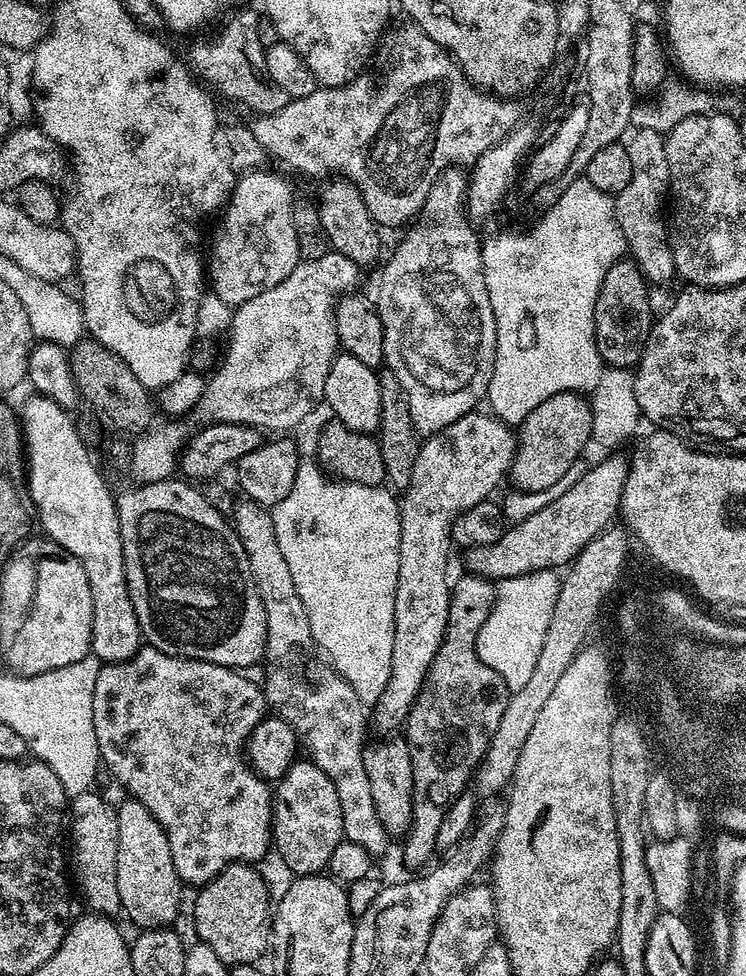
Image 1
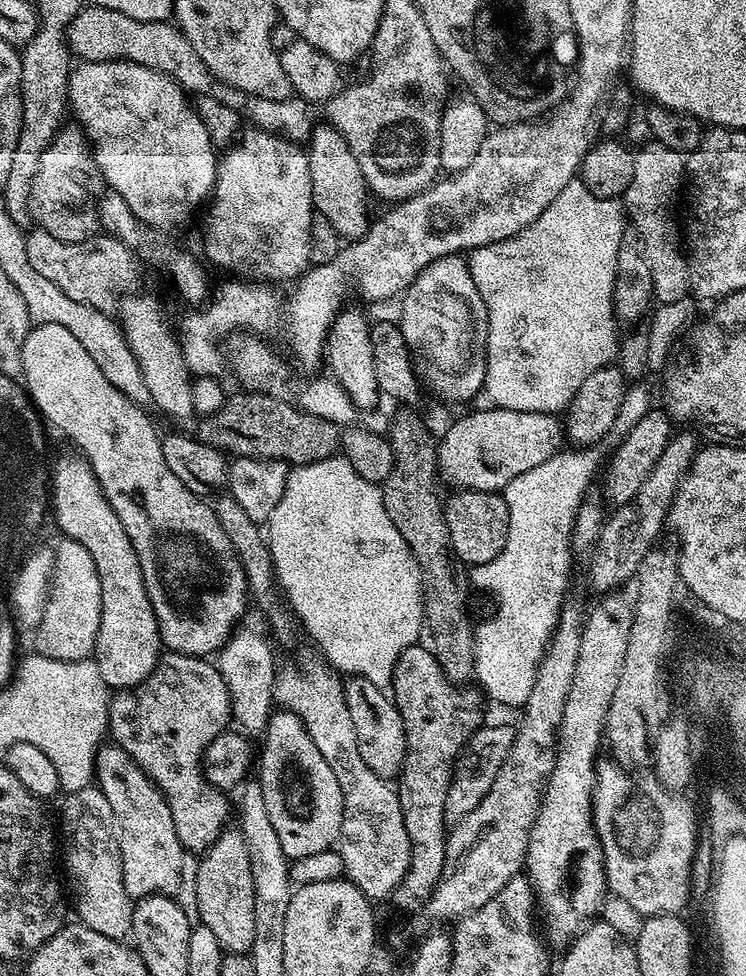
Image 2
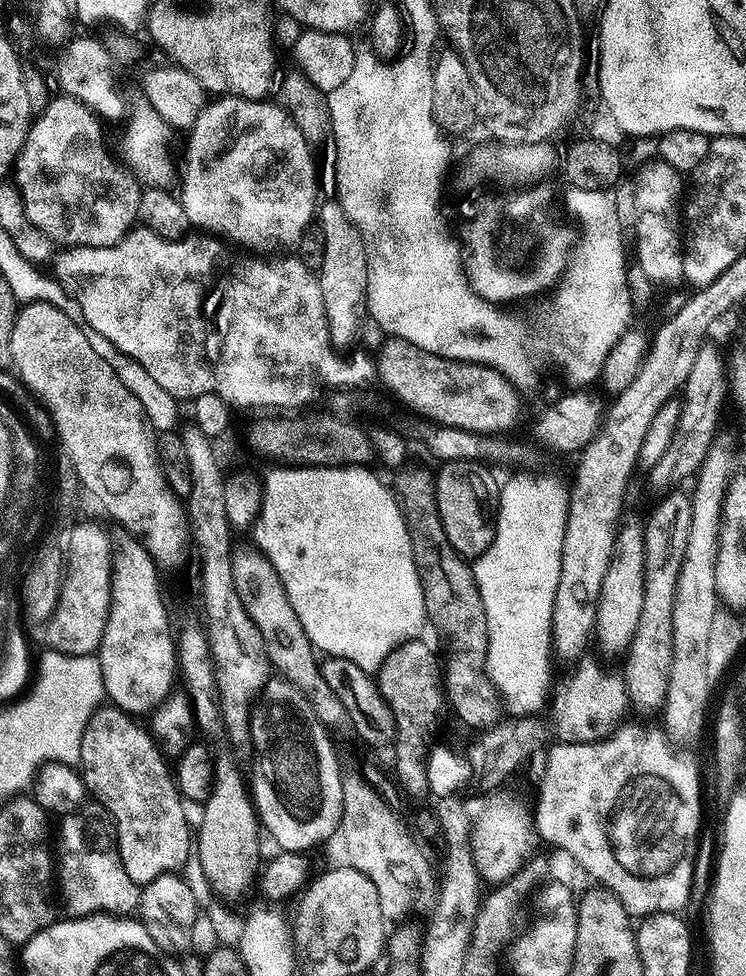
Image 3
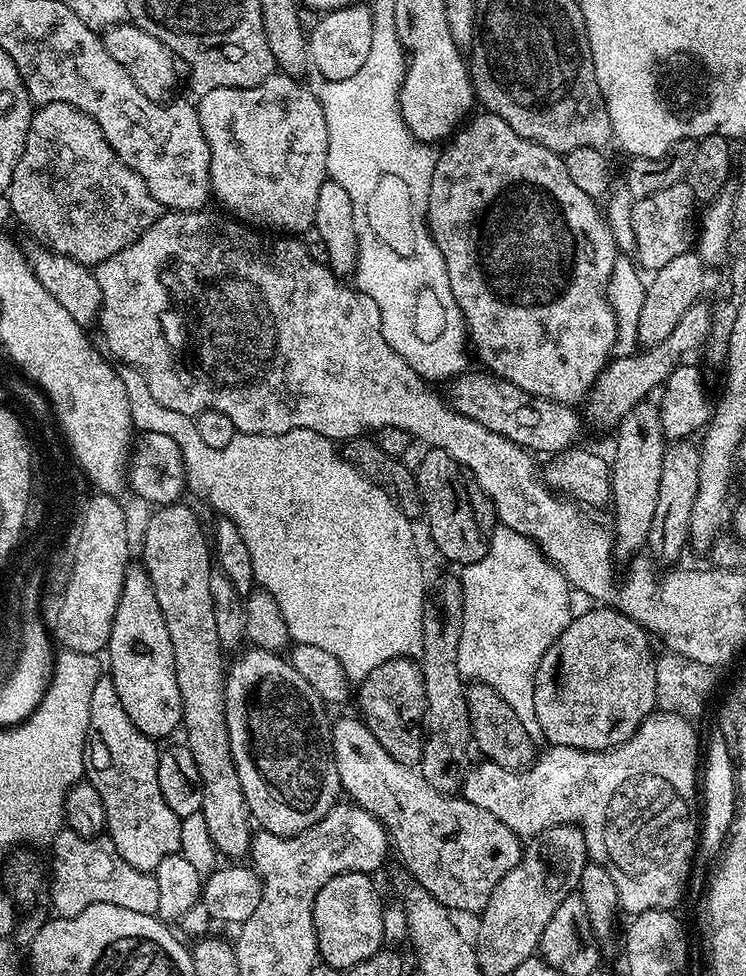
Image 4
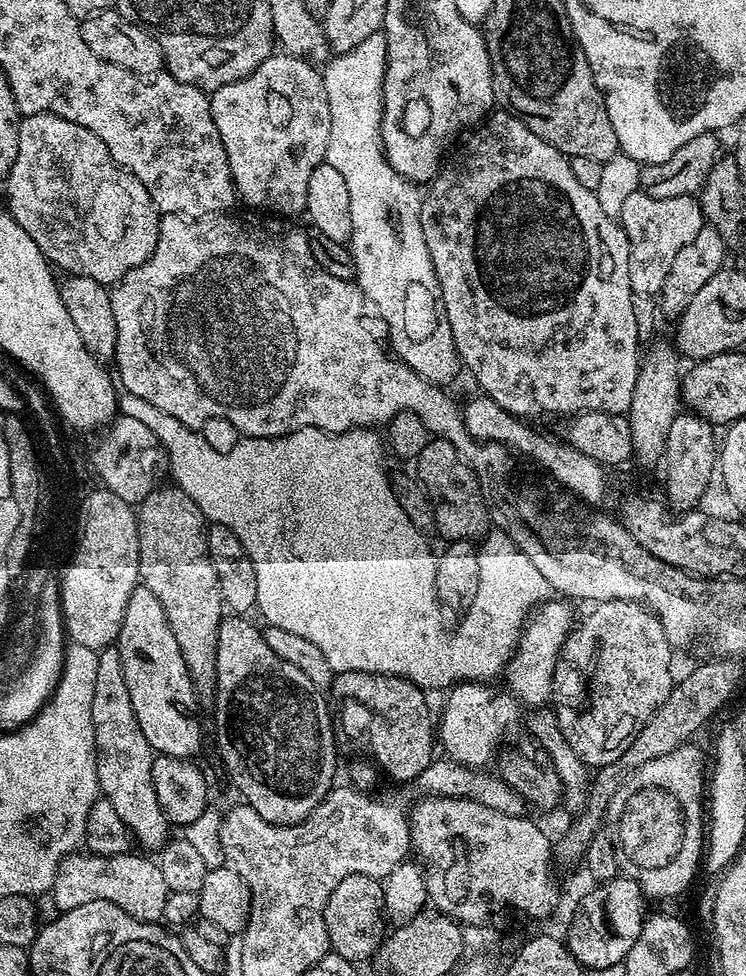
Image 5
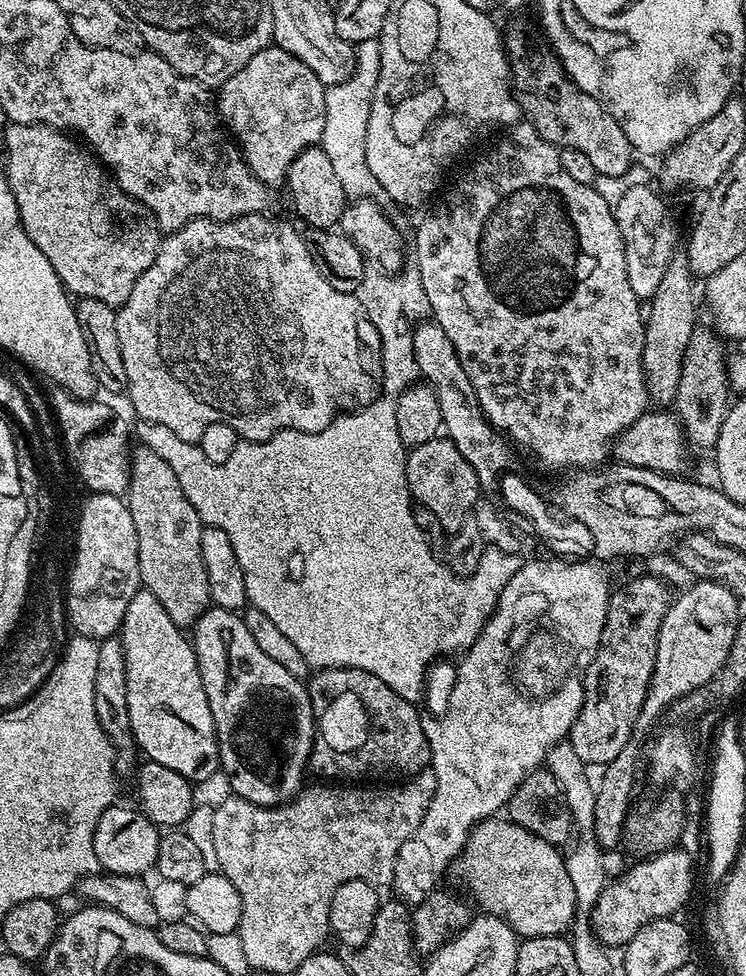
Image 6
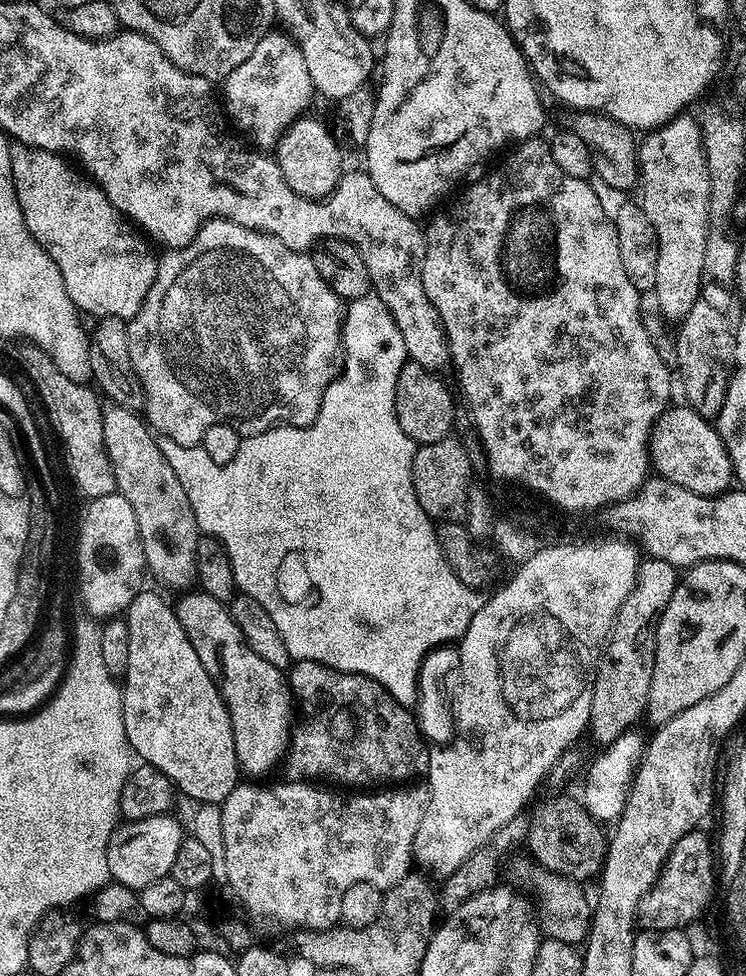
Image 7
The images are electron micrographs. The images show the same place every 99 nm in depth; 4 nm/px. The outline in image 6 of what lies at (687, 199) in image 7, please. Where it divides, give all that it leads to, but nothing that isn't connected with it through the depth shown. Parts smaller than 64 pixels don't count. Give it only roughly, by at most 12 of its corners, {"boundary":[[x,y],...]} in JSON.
{"boundary":[[673,255],[650,297],[642,370],[653,405],[676,399],[698,327],[694,277]]}

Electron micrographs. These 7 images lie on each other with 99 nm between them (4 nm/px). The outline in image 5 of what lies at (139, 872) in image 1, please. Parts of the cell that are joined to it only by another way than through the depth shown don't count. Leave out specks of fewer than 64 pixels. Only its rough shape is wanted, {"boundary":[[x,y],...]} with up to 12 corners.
{"boundary":[[119,647],[102,648],[92,725],[100,796],[137,845],[170,825]]}

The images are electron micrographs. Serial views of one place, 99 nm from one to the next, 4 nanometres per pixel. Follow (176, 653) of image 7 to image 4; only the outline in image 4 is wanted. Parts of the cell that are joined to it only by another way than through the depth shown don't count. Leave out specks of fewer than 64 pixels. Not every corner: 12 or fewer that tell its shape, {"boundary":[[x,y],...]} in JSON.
{"boundary":[[129,563],[106,668],[138,730],[177,731],[174,646],[150,574]]}

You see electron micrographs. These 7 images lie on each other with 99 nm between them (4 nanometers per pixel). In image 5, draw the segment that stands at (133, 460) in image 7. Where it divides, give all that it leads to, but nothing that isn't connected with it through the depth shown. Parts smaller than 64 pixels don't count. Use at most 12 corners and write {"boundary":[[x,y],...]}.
{"boundary":[[179,486],[136,508],[140,584],[197,697],[222,619],[206,521]]}

